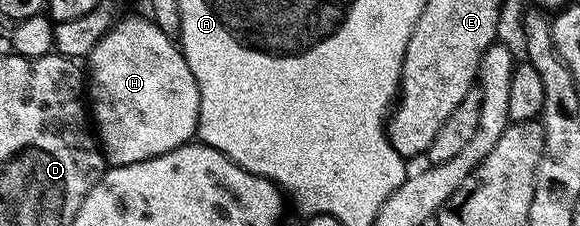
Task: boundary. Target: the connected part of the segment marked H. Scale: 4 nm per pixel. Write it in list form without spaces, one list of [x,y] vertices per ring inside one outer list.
[[[120,16],[115,26],[97,43],[97,47],[93,47],[91,56],[86,58],[85,73],[89,78],[89,113],[94,121],[93,129],[102,148],[104,162],[108,166],[141,163],[145,159],[153,159],[157,155],[165,155],[177,147],[188,144],[196,136],[199,127],[199,88],[197,87],[197,79],[193,79],[193,71],[189,71],[189,63],[183,57],[182,48],[172,38],[167,37],[165,31],[161,31],[161,27],[157,27],[150,16]]]

